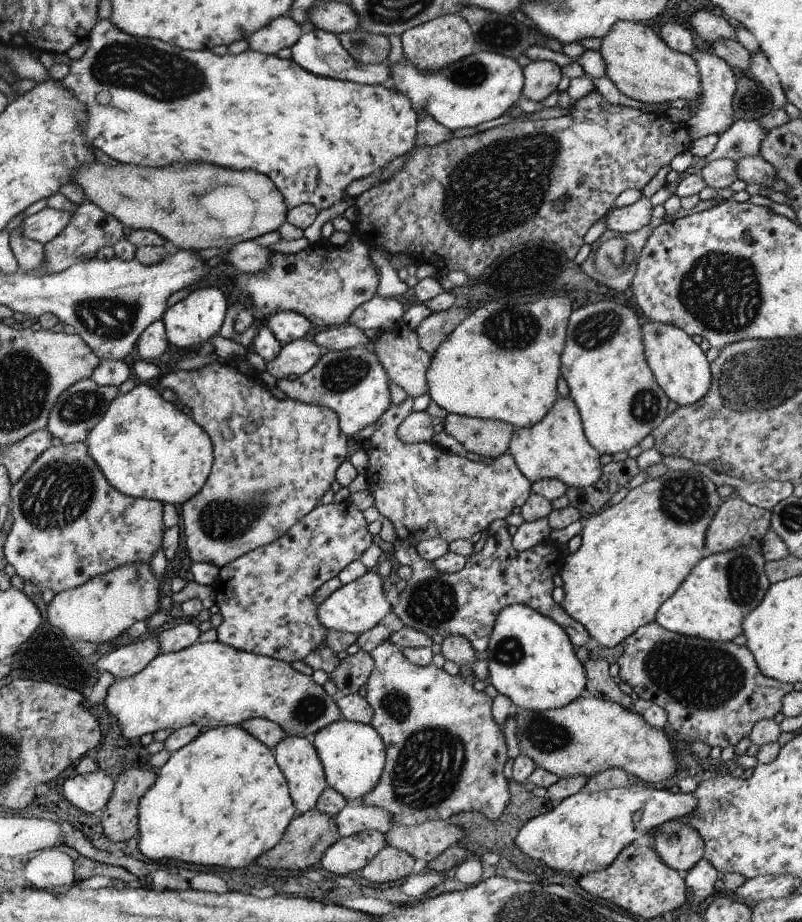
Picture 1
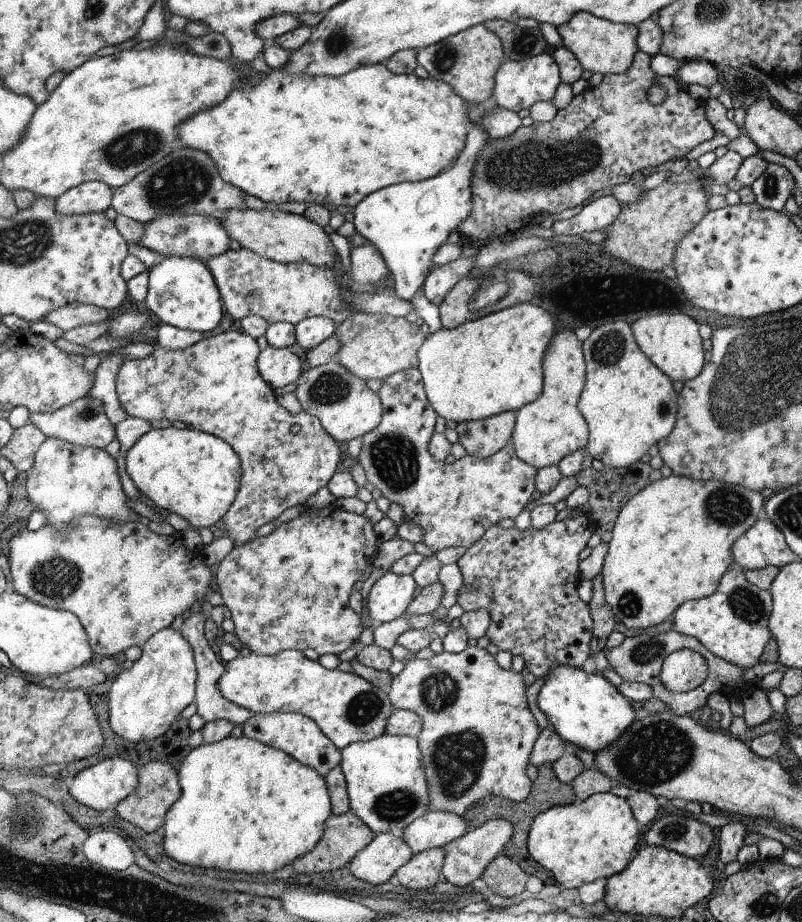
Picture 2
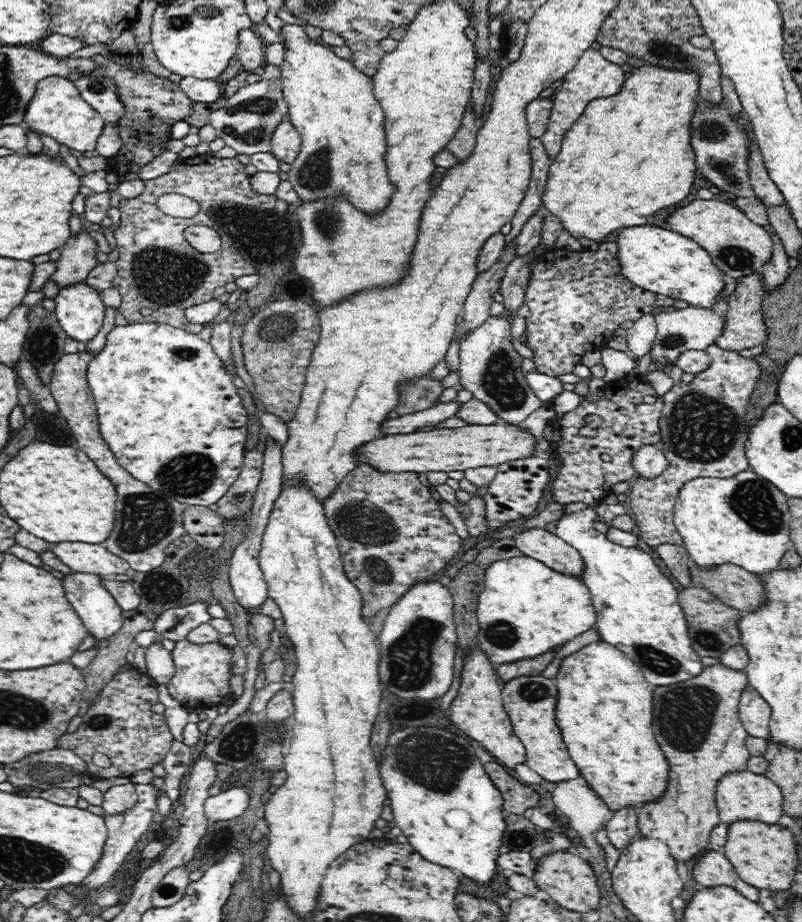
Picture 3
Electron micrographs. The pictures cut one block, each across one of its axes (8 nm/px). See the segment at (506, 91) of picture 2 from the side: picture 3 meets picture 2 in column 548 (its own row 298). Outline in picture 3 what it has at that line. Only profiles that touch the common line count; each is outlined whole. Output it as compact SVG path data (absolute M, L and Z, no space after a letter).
M78 282L60 289L53 300L54 313L66 335L87 343L98 334L106 306L97 290L87 282Z

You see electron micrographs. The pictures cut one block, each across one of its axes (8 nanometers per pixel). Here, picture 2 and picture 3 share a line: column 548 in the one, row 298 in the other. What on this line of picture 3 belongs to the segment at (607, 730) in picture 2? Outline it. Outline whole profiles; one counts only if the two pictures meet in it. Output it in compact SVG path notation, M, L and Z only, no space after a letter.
M630 226L622 228L616 240L622 275L636 286L684 300L690 306L714 308L720 302L724 290L723 272L714 264L713 258L695 240L690 240L667 226Z

